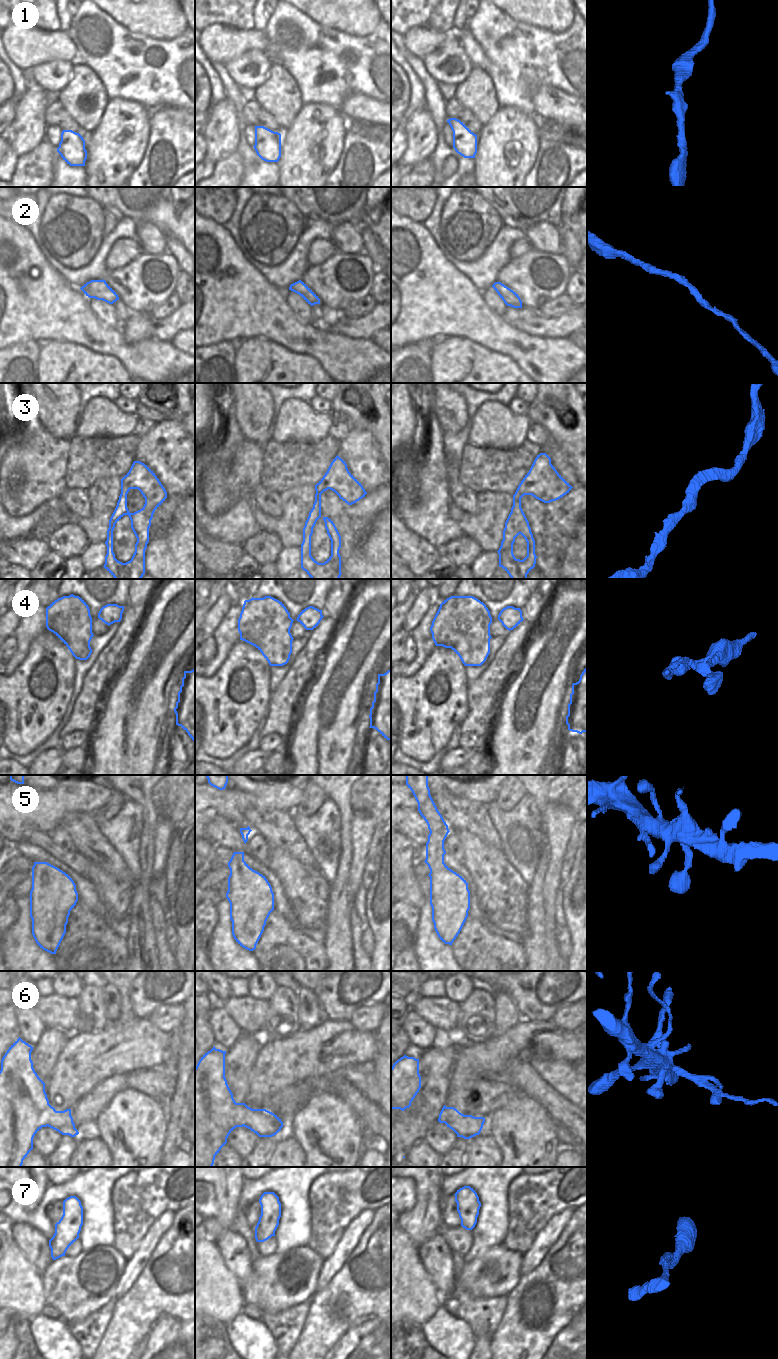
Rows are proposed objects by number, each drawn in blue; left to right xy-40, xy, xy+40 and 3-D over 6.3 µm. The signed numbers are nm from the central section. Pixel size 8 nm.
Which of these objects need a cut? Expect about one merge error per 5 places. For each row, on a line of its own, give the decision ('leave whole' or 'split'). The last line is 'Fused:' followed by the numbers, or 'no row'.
1: leave whole
2: leave whole
3: leave whole
4: leave whole
5: leave whole
6: split
7: leave whole
Fused: 6

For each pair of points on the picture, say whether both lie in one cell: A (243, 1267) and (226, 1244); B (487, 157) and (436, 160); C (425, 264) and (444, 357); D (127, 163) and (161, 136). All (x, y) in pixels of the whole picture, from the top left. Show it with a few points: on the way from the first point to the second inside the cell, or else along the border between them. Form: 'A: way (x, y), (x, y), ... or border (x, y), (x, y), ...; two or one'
A: way (236, 1261), (229, 1259), (229, 1251); one
B: border (475, 158), (475, 170), (472, 173); two
C: border (464, 337), (449, 336), (437, 339), (434, 342); two
D: border (151, 126), (143, 158), (134, 170); two

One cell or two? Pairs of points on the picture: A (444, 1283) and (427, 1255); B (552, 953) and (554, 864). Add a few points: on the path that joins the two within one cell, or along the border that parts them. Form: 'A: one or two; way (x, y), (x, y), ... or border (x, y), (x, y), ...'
A: one; way (444, 1276), (444, 1272), (434, 1262)
B: one; way (551, 931), (551, 886)

